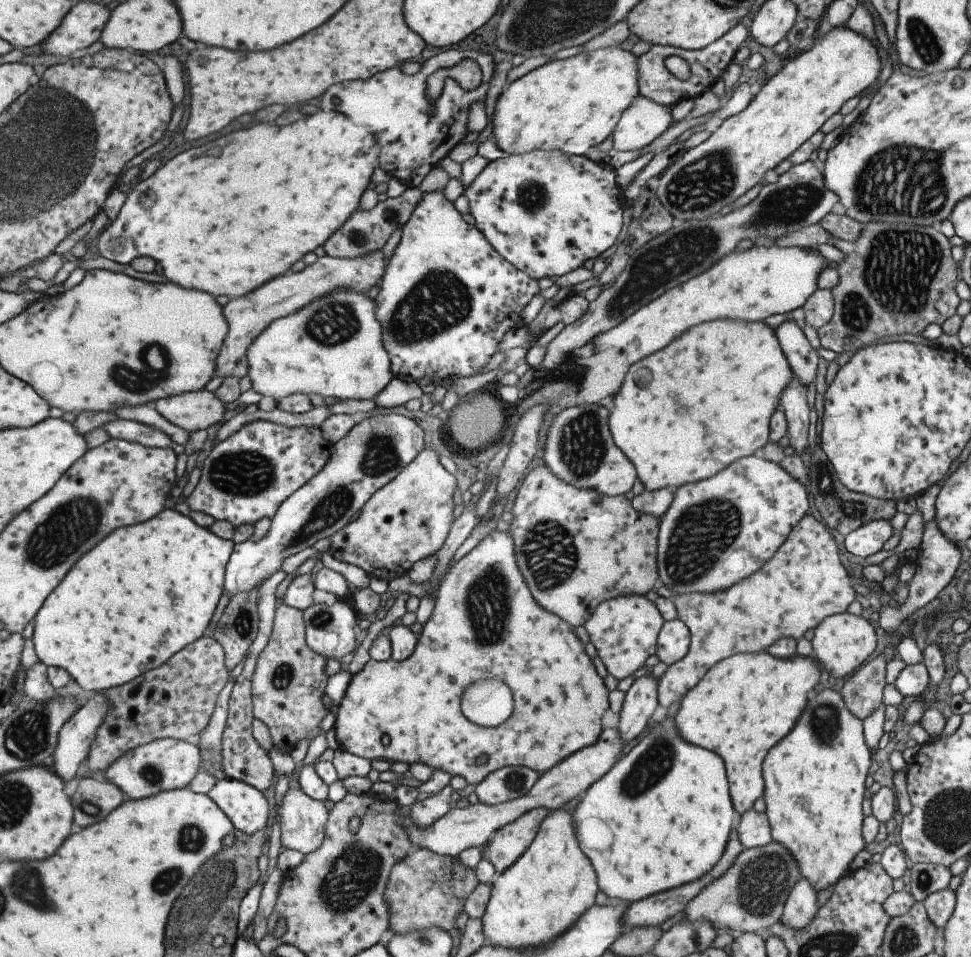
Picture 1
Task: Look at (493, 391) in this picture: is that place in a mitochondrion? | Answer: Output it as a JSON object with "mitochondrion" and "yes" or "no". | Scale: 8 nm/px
{"mitochondrion":"no"}

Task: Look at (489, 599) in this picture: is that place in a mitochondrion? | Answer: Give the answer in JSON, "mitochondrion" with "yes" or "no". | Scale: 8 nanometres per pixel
{"mitochondrion":"yes"}

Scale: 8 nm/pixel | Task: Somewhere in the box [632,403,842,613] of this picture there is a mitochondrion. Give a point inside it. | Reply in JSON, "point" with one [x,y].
{"point":[703,531]}

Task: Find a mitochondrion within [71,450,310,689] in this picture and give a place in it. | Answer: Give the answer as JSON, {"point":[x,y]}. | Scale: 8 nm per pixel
{"point":[243,626]}

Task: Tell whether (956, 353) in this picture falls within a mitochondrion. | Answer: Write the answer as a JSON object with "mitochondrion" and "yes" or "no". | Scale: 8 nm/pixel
{"mitochondrion":"no"}

